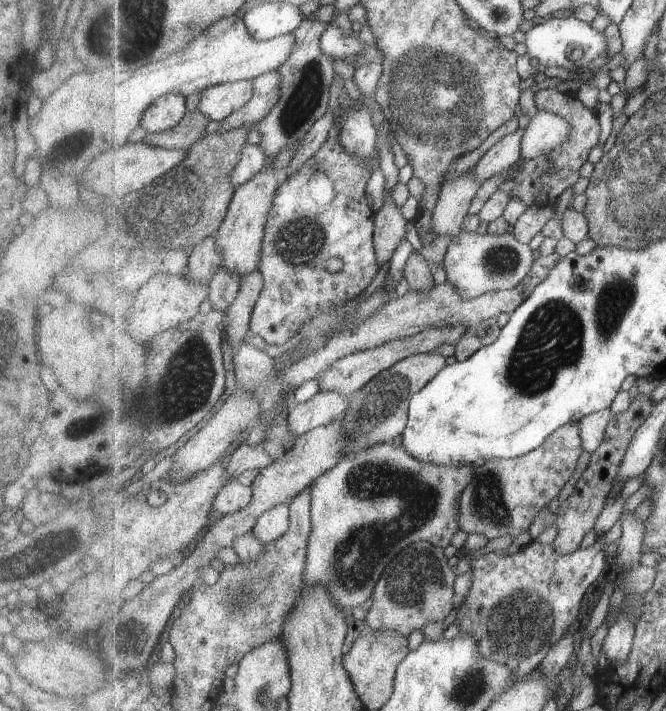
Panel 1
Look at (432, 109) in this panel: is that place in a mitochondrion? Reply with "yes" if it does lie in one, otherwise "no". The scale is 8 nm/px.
yes

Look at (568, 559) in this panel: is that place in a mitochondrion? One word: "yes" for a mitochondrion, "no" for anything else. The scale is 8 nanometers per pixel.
no

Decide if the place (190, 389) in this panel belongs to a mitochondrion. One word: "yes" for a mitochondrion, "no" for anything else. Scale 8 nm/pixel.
yes

